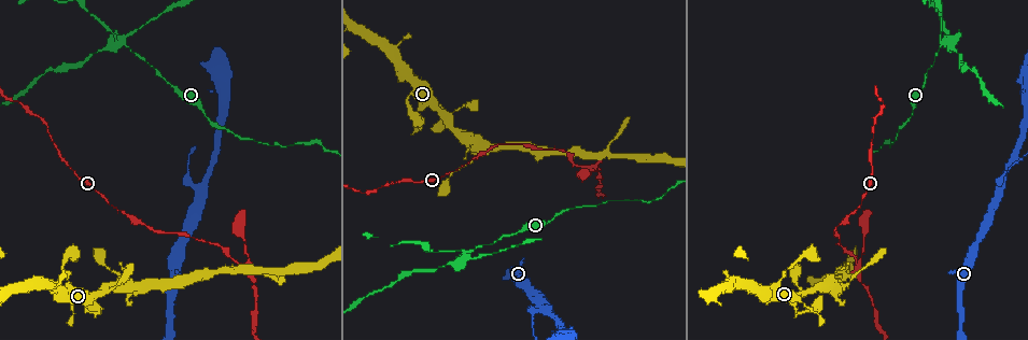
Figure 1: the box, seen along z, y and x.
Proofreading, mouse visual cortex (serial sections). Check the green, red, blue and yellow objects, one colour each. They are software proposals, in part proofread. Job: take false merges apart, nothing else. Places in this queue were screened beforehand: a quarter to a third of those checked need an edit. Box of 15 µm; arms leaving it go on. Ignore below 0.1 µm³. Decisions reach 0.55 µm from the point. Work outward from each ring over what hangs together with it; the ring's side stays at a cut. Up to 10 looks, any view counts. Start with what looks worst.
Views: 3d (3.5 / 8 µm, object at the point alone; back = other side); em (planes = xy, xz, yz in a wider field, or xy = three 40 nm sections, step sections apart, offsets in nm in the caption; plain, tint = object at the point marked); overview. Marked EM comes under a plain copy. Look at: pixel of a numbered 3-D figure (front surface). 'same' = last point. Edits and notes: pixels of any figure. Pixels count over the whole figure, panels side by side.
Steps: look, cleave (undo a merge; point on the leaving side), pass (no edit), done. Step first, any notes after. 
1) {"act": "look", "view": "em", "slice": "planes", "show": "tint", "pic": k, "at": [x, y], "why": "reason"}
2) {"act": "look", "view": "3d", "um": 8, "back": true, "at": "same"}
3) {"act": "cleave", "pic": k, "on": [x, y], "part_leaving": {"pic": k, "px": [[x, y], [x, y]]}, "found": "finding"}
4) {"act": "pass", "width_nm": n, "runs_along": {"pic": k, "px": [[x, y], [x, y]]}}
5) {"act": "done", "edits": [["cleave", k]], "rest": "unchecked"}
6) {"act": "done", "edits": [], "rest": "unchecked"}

{"act": "look", "view": "em", "slice": "xy", "step": 1, "show": "tint", "pic": 1, "at": [944, 45]}

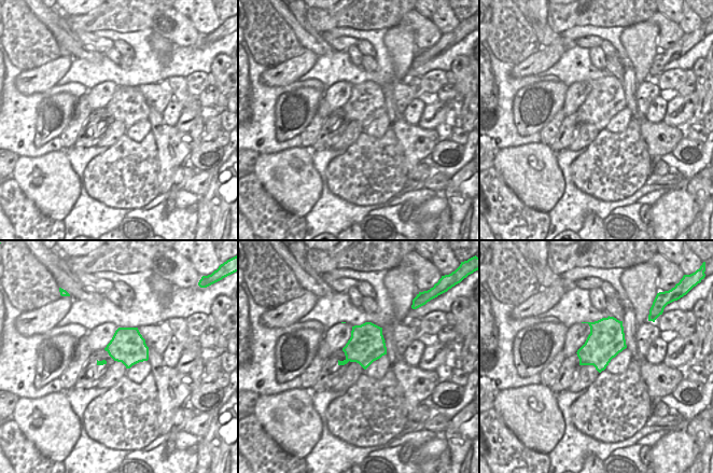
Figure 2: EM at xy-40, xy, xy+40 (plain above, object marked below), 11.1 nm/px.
{"act": "look", "view": "3d", "um": 3.5, "at": "same", "why": "see where the arms go"}

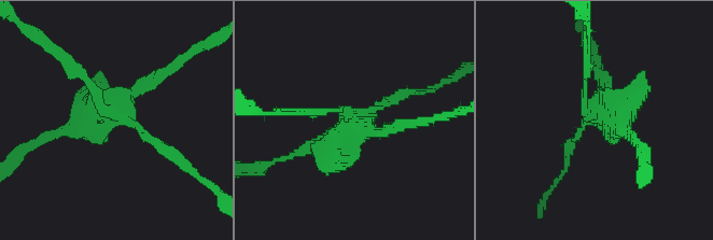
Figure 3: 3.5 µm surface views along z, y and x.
{"act": "cleave", "pic": 3, "on": [329, 146], "part_leaving": {"pic": 3, "px": [[350, 125], [334, 142], [264, 167]]}, "found": "a second cell is stuck on"}

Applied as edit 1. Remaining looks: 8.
{"act": "look", "view": "overview", "why": "redraw"}

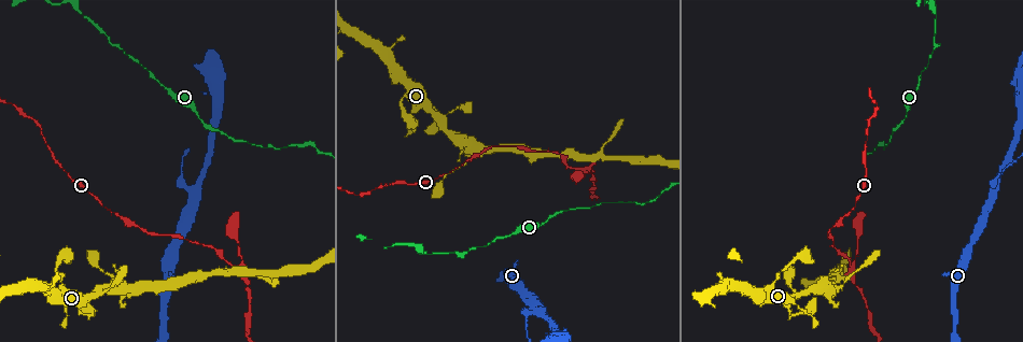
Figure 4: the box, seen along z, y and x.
{"act": "look", "view": "3d", "um": 3.5, "pic": 4, "at": [586, 171], "why": "three arms meet"}

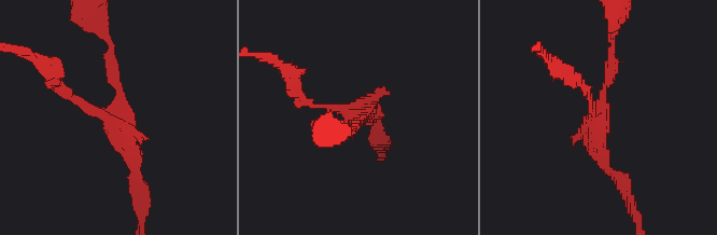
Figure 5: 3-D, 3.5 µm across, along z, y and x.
{"act": "look", "view": "em", "slice": "planes", "show": "tint", "pic": 5, "at": [348, 117], "arms": 3, "arm_widths_nm": [150, 200, 200]}

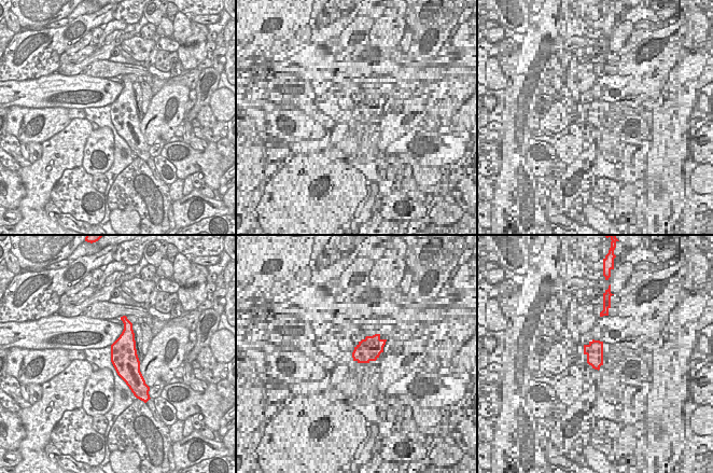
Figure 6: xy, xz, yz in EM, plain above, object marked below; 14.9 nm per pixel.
{"act": "cleave", "pic": 5, "on": [365, 118], "part_leaving": {"pic": 5, "px": [[592, 113], [601, 120], [612, 40]]}, "found": "two cells meet here"}

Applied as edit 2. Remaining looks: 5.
{"act": "look", "view": "3d", "um": 8, "back": true, "pic": 4, "at": [137, 289], "why": "a fork"}

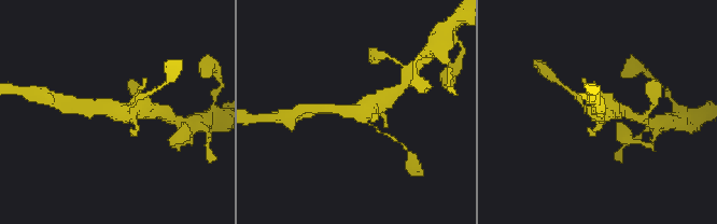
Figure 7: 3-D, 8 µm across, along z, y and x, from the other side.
{"act": "look", "view": "3d", "um": 3.5, "pic": 7, "at": [356, 113], "why": "zoom in"}

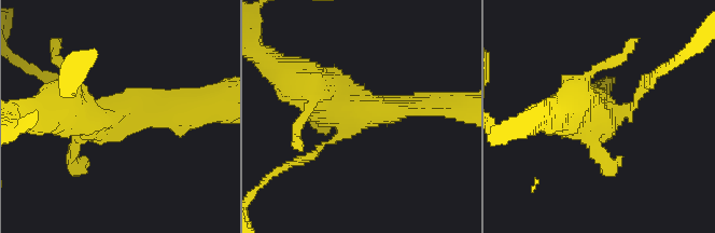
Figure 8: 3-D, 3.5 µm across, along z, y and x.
{"act": "look", "view": "em", "slice": "xy", "step": 2, "show": "tint", "pic": 8, "at": [367, 107]}

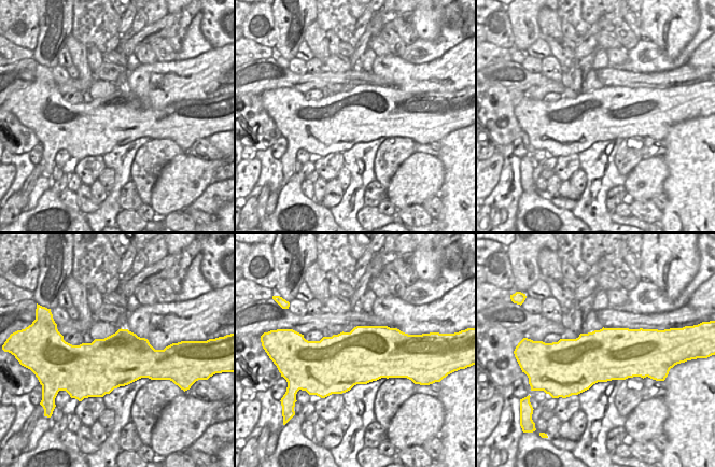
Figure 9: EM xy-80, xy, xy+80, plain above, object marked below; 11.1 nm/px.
{"act": "pass", "width_nm": 650, "runs_along": {"pic": 8, "px": [[288, 77], [340, 109], [419, 104]]}, "found": "one cell here"}

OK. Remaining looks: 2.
{"act": "look", "view": "3d", "um": 3.5, "pic": 4, "at": [86, 17], "why": "thick turns thin"}

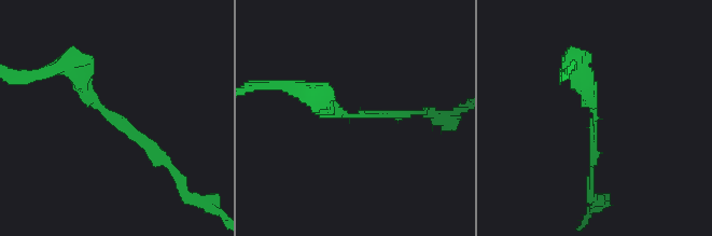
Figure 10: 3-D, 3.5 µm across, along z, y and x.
{"act": "pass", "arm_widths_nm": [150, 300], "runs_along": {"pic": 10, "px": [[408, 113], [338, 113], [306, 88]]}, "found": "continuous, no second cell"}

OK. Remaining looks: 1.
{"act": "done", "edits": [["cleave", 3], ["cleave", 5]], "rest": "unchecked"}

